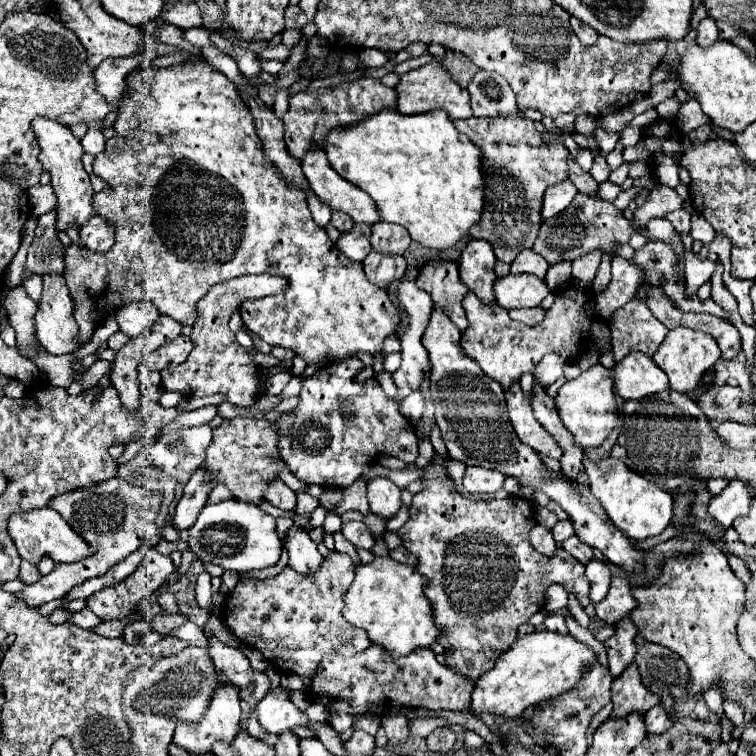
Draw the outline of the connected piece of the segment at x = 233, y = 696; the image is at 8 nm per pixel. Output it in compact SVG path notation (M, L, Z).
M220 672L214 674L216 680L216 688L210 696L210 706L204 714L204 718L196 724L196 726L188 726L178 722L176 730L174 730L174 744L182 746L186 752L208 752L212 750L212 742L214 740L224 740L224 742L232 742L232 738L236 736L238 724L240 724L240 696L238 696L238 688L232 684L222 682Z

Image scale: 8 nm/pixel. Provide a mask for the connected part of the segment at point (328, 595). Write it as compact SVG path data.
M332 550L328 558L320 564L318 572L314 574L300 574L294 568L286 566L280 574L266 578L266 580L256 580L256 578L242 578L236 588L228 594L224 602L224 618L226 626L230 632L246 646L262 652L262 656L276 666L278 672L294 672L300 676L312 676L318 672L320 662L326 654L338 652L338 654L356 654L366 650L372 642L368 640L368 634L362 628L356 628L348 624L342 616L342 596L350 588L354 580L354 562L348 554L342 554L338 550Z

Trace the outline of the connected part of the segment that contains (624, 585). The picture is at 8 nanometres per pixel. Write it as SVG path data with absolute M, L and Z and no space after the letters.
M612 578L610 590L602 602L596 604L596 616L608 624L616 624L622 616L636 608L636 600L630 592L626 578Z

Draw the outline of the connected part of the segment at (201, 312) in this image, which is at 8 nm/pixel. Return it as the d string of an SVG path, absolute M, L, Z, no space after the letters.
M258 274L258 276L242 276L242 278L232 278L224 284L218 284L196 304L198 318L192 326L192 352L188 358L172 368L162 370L162 384L166 390L180 392L182 396L208 396L208 394L226 394L228 402L240 408L250 408L258 394L258 382L256 382L256 364L248 356L248 352L236 342L234 332L228 328L230 314L238 310L238 306L246 298L260 298L268 294L280 294L286 288L286 280L278 276L268 276L268 274Z

